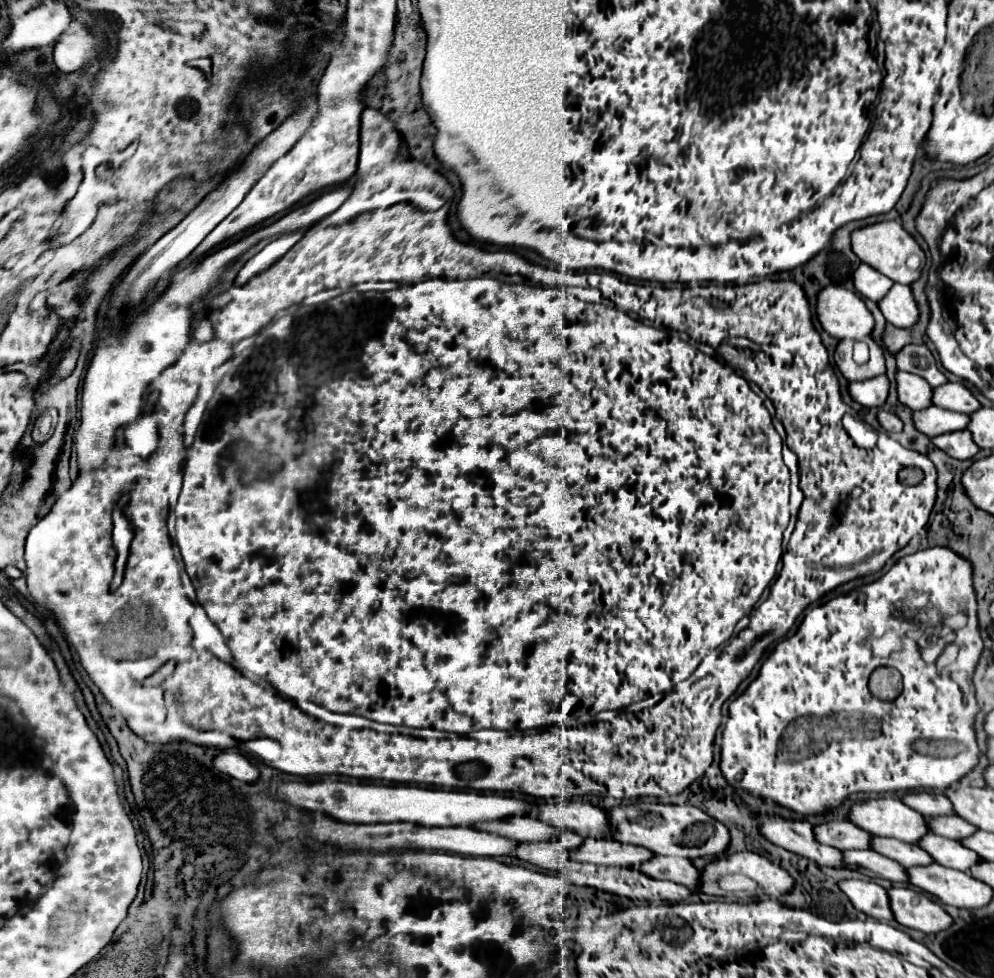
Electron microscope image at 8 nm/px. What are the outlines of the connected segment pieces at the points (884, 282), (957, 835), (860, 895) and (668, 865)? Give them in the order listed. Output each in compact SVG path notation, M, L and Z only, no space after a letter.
M860 263L860 267L852 273L852 281L854 281L854 287L858 293L862 293L864 297L872 299L874 303L878 299L882 299L884 293L888 293L888 287L892 287L892 281L878 273L876 269L868 267L866 263Z
M944 815L944 817L926 819L926 827L928 827L928 831L932 831L936 835L956 839L956 841L972 835L972 831L978 831L970 823L964 823L964 819L960 819L958 815Z
M842 879L838 885L840 885L840 891L844 891L844 895L852 901L852 905L858 911L882 923L894 919L890 911L886 889L882 889L880 885L872 881L862 881L862 879Z
M652 857L646 863L634 867L652 879L672 879L674 883L684 883L692 893L696 893L700 883L700 871L684 857Z

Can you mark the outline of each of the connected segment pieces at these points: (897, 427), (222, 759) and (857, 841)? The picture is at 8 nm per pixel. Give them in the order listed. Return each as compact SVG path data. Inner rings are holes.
M880 409L878 411L878 423L882 425L882 429L884 431L902 431L902 421L894 415L894 413L888 413L888 411L884 411L884 409Z
M230 751L220 753L212 761L212 765L214 765L216 771L220 771L224 775L230 775L230 777L234 777L238 781L252 783L252 781L258 779L258 769L250 761L246 761L240 753L236 753L236 751L232 751L232 753Z
M828 821L822 825L816 825L814 837L818 843L826 843L830 847L838 849L870 849L870 833L864 829L858 829L856 825L848 821Z

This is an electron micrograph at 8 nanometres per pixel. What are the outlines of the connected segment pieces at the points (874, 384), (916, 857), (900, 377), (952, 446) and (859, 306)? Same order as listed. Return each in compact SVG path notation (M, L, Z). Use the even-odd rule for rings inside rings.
M876 375L866 381L854 381L848 385L852 401L864 407L882 407L888 397L888 379L886 375Z
M872 837L872 849L888 859L894 859L902 867L912 867L912 865L928 865L932 863L932 857L922 851L918 845L910 845L898 839L888 839L888 837Z
M896 371L896 393L898 393L898 401L902 405L910 407L912 411L932 405L930 403L932 387L928 387L928 383L924 383L924 379L920 379L912 373L906 373L906 371Z
M966 429L938 435L932 439L932 443L954 459L974 459L974 455L978 453L976 443L972 443L972 437Z
M836 285L818 291L816 315L822 329L836 339L864 339L874 329L874 319L864 301L854 291Z

